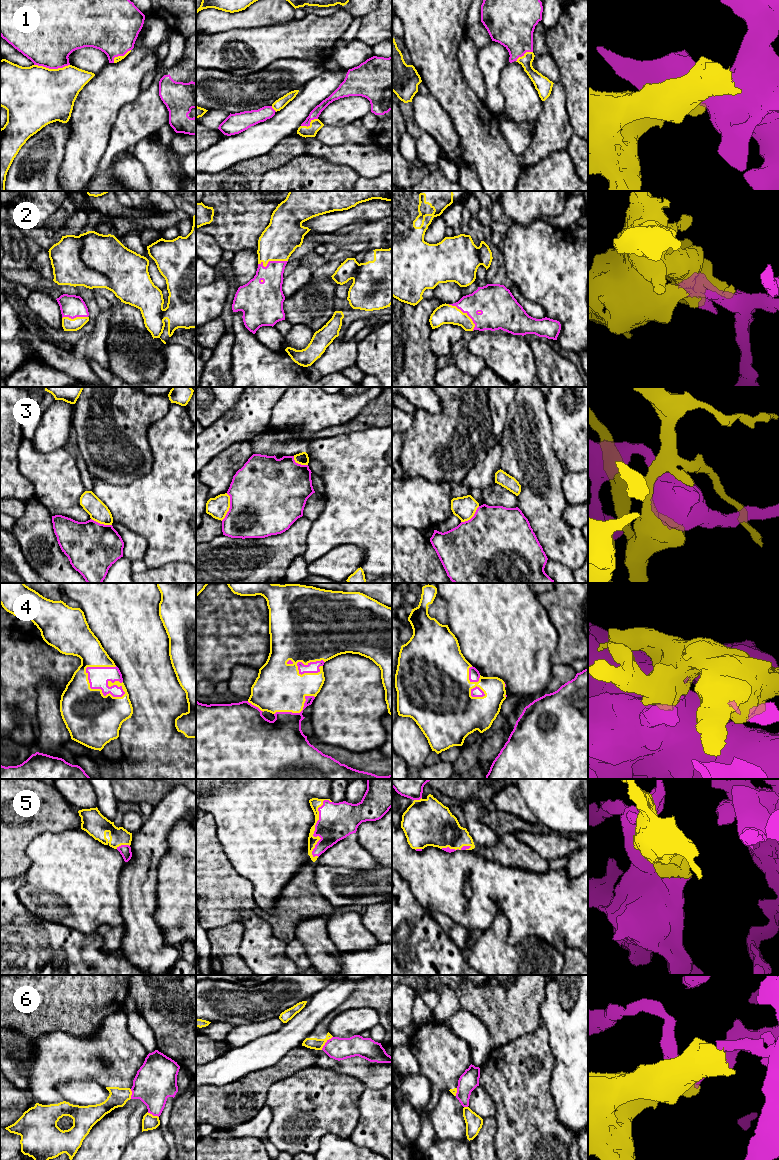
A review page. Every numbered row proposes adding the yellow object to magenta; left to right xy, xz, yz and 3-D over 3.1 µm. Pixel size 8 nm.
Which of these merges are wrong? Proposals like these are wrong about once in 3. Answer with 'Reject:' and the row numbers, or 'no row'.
Reject: 1, 3, 6

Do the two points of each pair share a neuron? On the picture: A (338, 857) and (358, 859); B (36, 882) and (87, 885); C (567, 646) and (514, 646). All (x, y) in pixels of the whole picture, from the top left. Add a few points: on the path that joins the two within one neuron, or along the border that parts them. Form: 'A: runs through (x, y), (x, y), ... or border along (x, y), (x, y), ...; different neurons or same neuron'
A: runs through (343, 857), (353, 857); same neuron
B: runs through (49, 882), (74, 882); same neuron
C: border along (551, 623), (557, 634), (552, 664); different neurons

